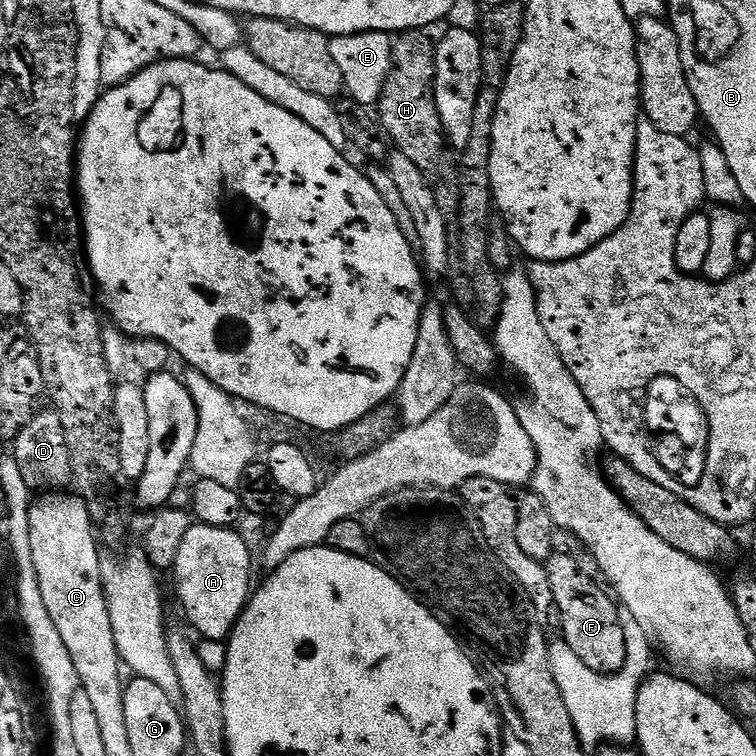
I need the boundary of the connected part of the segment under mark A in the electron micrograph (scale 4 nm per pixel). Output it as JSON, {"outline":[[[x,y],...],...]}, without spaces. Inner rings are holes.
{"outline":[[[196,522],[182,538],[182,550],[178,550],[174,569],[176,596],[197,634],[208,640],[227,641],[250,599],[252,552],[236,531],[235,527],[215,528]]]}

